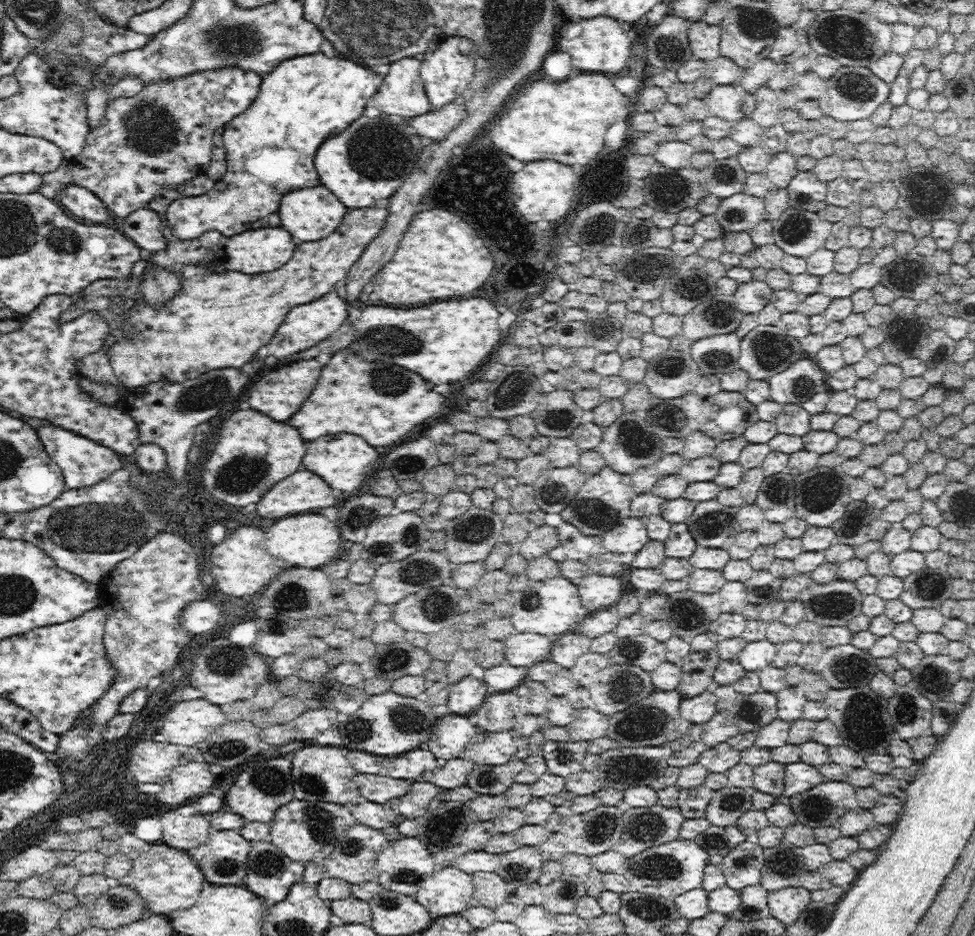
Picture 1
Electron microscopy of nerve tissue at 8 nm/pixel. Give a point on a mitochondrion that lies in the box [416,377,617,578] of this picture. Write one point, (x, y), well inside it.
(473, 530)

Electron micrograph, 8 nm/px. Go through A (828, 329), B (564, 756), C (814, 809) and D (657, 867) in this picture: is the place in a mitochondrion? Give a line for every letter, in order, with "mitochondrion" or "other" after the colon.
A: other
B: mitochondrion
C: mitochondrion
D: mitochondrion

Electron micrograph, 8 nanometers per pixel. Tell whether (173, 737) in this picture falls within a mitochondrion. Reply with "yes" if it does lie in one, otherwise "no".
no

